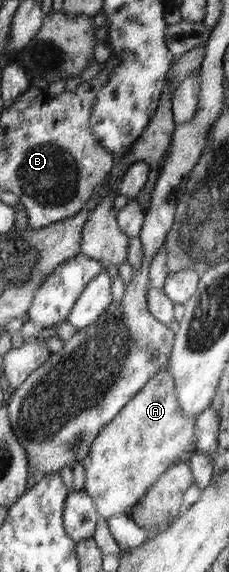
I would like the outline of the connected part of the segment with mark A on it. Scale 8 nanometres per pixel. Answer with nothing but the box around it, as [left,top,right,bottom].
[82,369,197,521]

